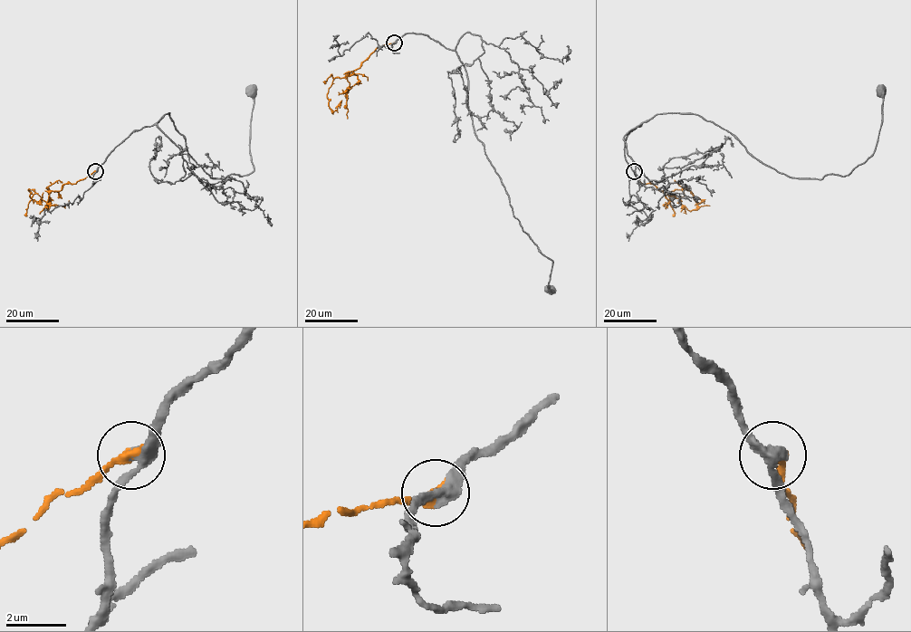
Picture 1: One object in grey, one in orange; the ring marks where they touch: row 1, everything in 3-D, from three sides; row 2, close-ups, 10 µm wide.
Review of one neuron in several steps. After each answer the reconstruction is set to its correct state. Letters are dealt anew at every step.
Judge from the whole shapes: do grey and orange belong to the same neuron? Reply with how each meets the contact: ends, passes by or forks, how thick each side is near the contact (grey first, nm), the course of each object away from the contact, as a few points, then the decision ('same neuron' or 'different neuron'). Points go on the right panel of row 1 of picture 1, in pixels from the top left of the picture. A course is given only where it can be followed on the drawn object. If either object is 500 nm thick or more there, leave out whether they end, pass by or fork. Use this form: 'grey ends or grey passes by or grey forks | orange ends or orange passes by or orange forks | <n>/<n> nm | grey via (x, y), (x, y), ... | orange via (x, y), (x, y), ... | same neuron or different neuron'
grey passes by | orange ends | 360/340 nm | grey via (634, 171), (626, 137), (672, 112), (713, 121), (790, 177), (848, 175), (874, 152), (879, 89) | orange via (634, 171), (636, 177), (653, 184), (669, 202), (668, 194), (676, 189), (703, 200), (698, 203), (691, 192) | same neuron

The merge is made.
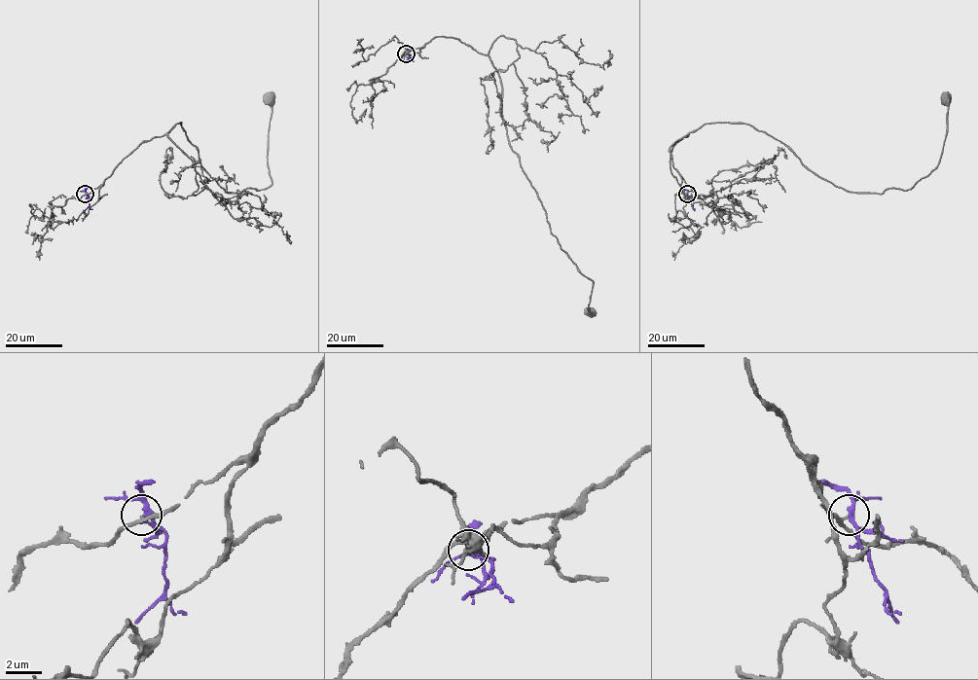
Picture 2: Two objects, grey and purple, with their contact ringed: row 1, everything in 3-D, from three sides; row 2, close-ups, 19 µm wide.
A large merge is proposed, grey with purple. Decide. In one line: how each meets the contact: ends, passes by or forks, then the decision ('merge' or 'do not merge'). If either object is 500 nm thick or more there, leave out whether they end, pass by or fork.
grey passes by; purple forks; do not merge

